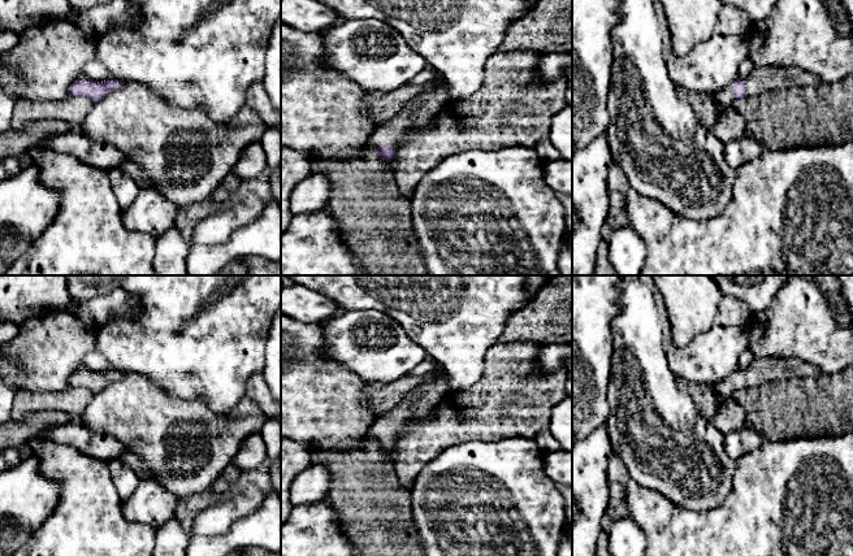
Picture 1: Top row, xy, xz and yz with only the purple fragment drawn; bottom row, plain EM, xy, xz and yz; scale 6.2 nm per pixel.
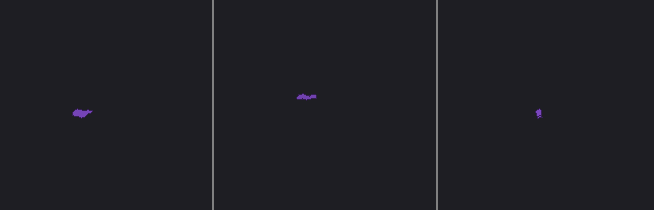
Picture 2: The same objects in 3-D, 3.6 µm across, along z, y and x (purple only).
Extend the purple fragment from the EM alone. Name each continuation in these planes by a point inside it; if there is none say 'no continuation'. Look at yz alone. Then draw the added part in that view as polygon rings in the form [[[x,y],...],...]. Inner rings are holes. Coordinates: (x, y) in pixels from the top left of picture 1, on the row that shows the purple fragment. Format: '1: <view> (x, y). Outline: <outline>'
1: yz (761, 79). Outline: [[[798,66],[754,68],[744,81],[748,96],[758,96],[765,92],[789,88],[793,86],[817,86],[820,82],[817,74],[806,71]]]
2: yz (723, 99). Outline: [[[727,86],[726,88],[720,90],[719,92],[716,92],[714,96],[714,103],[715,105],[723,110],[723,109],[727,109],[728,107],[732,105],[732,103],[736,100],[735,99],[735,95],[731,90],[729,86]]]

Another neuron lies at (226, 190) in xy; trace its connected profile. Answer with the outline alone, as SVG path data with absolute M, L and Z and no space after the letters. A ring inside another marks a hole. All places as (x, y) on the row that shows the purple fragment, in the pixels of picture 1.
M229 173L218 184L218 187L212 192L209 200L215 203L225 203L231 200L242 182L243 181L235 173Z

